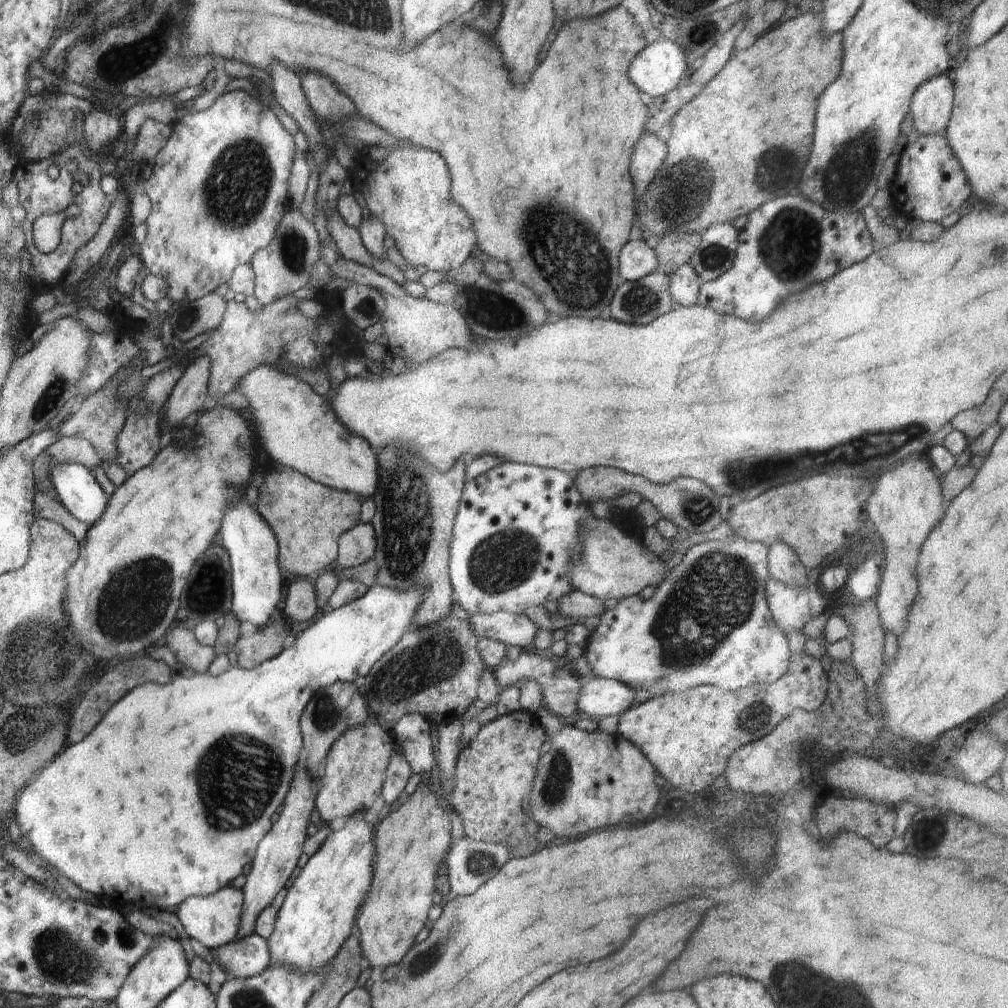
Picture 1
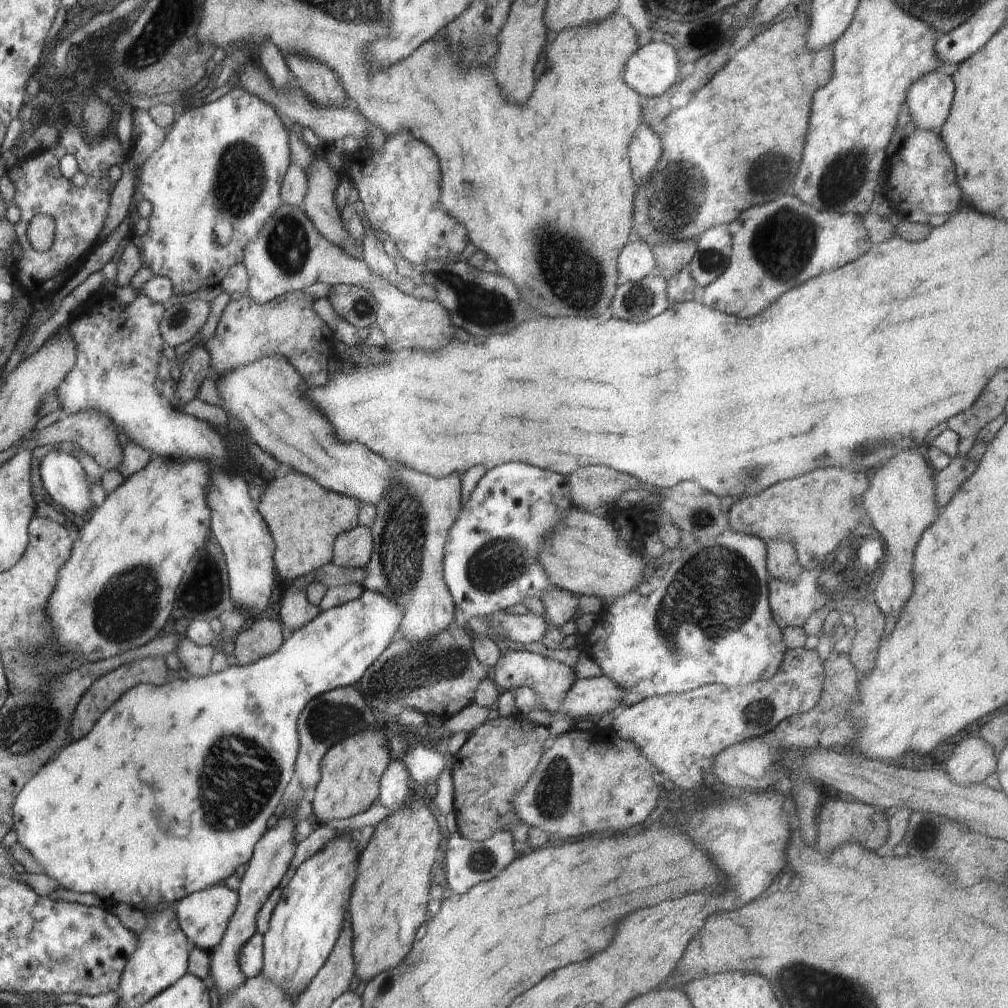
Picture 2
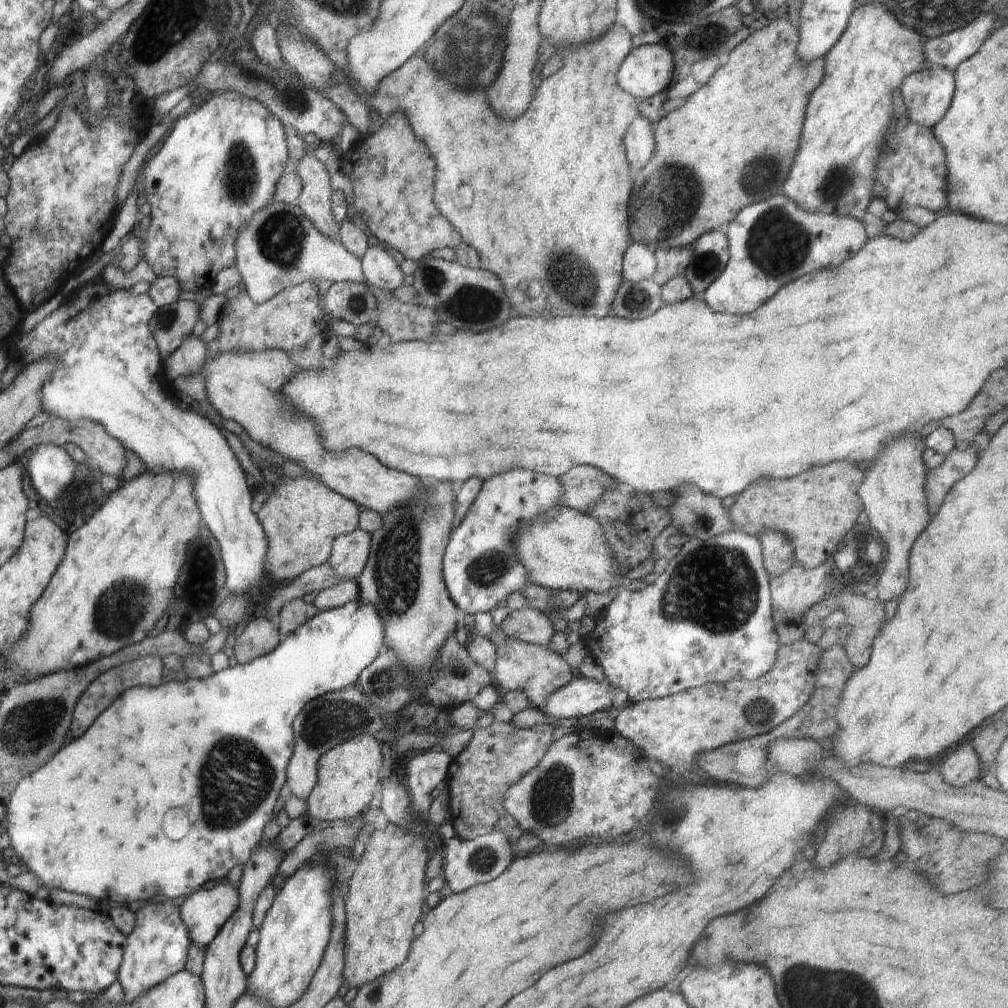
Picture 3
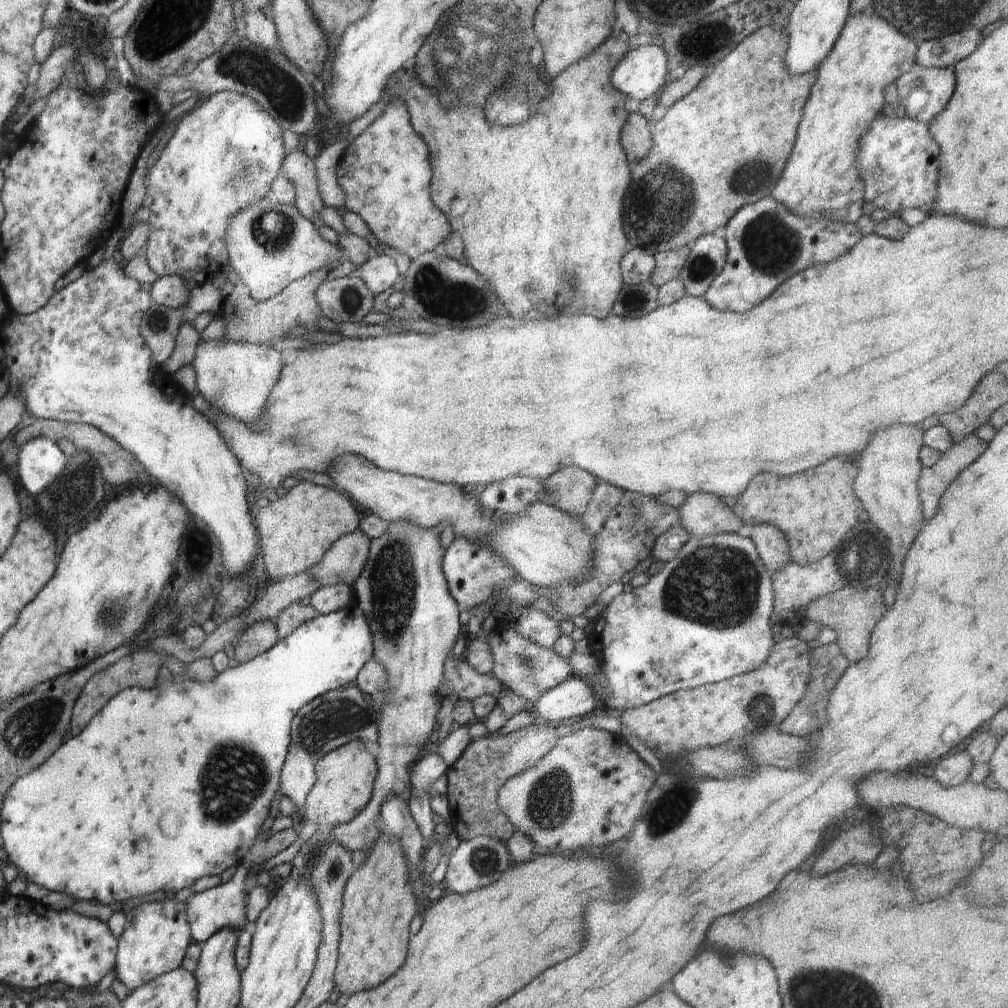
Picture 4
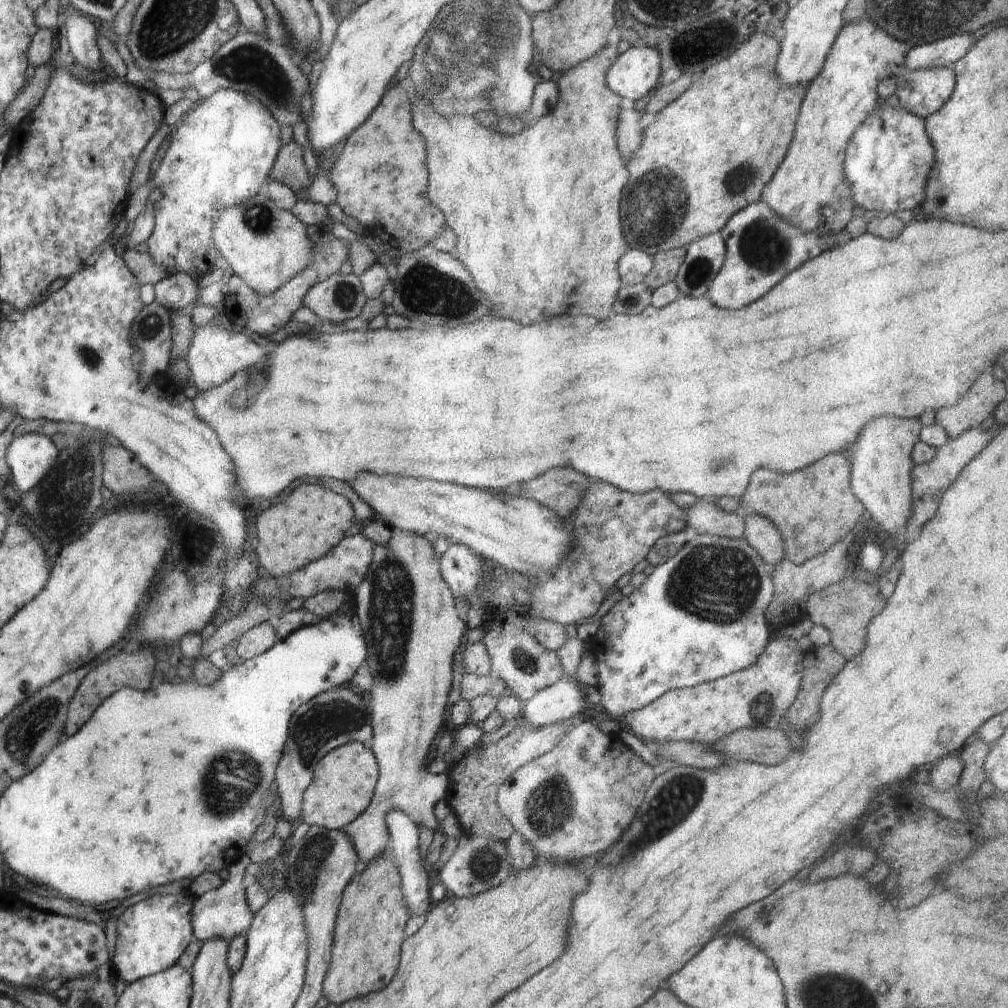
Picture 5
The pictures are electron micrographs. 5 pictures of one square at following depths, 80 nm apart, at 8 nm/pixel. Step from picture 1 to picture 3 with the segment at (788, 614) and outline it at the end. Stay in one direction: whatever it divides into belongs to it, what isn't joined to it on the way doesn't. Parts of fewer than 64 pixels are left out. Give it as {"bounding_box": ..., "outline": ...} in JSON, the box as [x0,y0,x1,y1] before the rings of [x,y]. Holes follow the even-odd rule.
{"bounding_box":[769,558,836,625],"outline":[[[827,558],[824,566],[820,565],[807,569],[802,566],[794,565],[780,576],[775,577],[769,575],[772,621],[774,622],[774,608],[776,608],[776,610],[780,610],[780,612],[784,612],[784,614],[790,614],[790,618],[794,620],[794,622],[790,622],[790,624],[803,625],[808,610],[817,602],[822,601],[820,594],[826,592],[826,590],[832,590],[833,585],[836,584],[836,576],[834,576],[834,578],[832,577],[832,570],[836,570],[834,560]],[[824,578],[828,579],[828,582],[824,582]]]}

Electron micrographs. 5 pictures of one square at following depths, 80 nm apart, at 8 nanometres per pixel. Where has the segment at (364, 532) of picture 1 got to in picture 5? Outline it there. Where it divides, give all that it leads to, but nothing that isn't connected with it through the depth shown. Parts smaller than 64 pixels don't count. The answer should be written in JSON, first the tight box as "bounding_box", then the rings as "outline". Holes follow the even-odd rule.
{"bounding_box":[254,528,374,598],"outline":[[[358,528],[346,536],[336,545],[333,546],[324,556],[318,560],[312,561],[308,565],[304,565],[301,569],[294,571],[290,576],[276,579],[270,575],[264,575],[258,579],[254,585],[256,594],[258,595],[277,595],[284,593],[290,598],[304,597],[318,594],[322,591],[341,590],[348,591],[355,589],[363,582],[366,571],[373,559],[374,543],[362,533]]]}

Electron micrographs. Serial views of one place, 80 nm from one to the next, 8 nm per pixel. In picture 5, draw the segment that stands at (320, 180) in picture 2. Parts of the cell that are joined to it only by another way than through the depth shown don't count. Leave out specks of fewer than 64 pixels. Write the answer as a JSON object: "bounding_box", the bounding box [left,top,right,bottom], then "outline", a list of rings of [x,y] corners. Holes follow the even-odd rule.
{"bounding_box":[269,140,311,194],"outline":[[[295,140],[282,145],[269,172],[272,181],[287,184],[296,194],[304,194],[311,185],[310,174],[302,158],[304,150],[305,147],[296,144]]]}

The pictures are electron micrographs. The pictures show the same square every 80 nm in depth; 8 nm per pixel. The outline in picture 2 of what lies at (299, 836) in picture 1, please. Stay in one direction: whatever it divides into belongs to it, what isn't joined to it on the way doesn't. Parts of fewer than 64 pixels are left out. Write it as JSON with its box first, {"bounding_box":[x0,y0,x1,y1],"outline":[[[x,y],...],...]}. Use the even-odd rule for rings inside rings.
{"bounding_box":[210,802,297,1001],"outline":[[[295,802],[289,808],[280,810],[276,826],[268,829],[255,844],[251,859],[247,862],[246,872],[241,878],[241,884],[238,889],[239,903],[225,928],[225,937],[222,937],[220,945],[210,952],[210,974],[214,979],[220,1001],[230,993],[233,993],[233,990],[242,985],[247,979],[242,974],[238,964],[239,952],[257,931],[258,911],[263,908],[263,904],[268,900],[269,894],[288,875],[297,844],[295,837],[297,819],[294,804]]]}

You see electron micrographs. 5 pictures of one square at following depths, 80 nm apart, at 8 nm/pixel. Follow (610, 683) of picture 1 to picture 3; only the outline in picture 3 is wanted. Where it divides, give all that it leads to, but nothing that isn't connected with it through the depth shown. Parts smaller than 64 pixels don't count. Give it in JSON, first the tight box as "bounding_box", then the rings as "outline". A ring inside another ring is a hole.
{"bounding_box":[540,674,613,720],"outline":[[[576,674],[566,686],[555,690],[549,695],[547,703],[540,710],[544,714],[556,718],[556,720],[560,718],[579,719],[582,716],[590,716],[590,714],[595,714],[596,712],[606,713],[609,711],[613,707],[612,696],[610,684],[607,680],[598,682]]]}

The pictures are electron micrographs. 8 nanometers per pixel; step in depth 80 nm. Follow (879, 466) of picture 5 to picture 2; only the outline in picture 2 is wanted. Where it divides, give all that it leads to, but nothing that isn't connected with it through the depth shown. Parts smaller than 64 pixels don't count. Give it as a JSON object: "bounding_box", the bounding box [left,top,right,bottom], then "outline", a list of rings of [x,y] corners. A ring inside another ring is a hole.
{"bounding_box":[864,446,939,616],"outline":[[[926,446],[901,452],[884,464],[864,492],[864,508],[870,516],[871,526],[878,530],[885,545],[885,563],[880,570],[880,580],[872,589],[871,597],[877,602],[884,616],[900,616],[904,604],[914,592],[912,586],[912,562],[914,551],[922,533],[936,522],[939,509],[935,501],[934,469],[928,464]]]}

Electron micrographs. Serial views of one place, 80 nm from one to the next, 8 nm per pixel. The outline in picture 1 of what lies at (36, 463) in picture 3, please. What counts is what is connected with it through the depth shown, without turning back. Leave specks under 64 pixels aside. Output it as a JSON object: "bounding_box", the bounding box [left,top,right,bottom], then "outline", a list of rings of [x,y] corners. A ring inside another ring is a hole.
{"bounding_box":[50,462,108,527],"outline":[[[53,462],[50,474],[57,499],[69,514],[88,527],[102,518],[108,500],[92,471],[76,462]]]}

